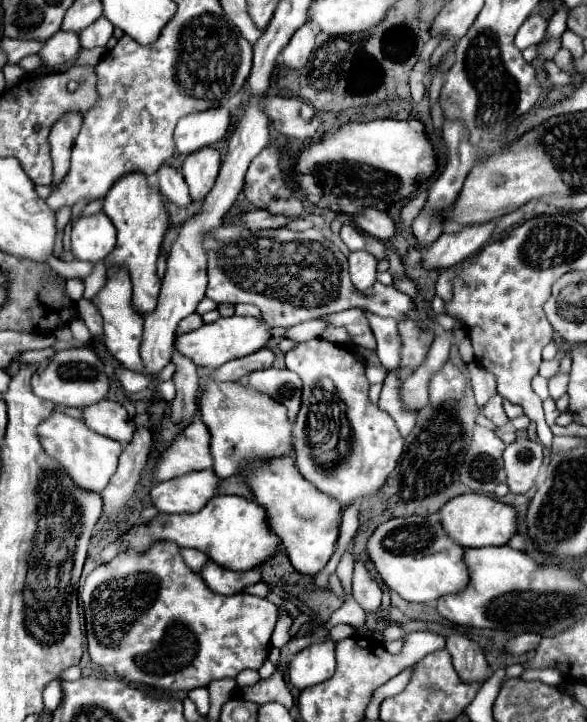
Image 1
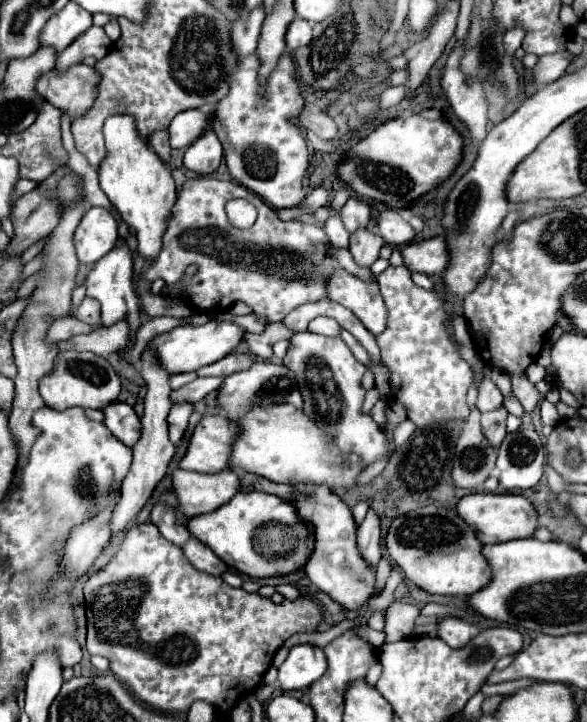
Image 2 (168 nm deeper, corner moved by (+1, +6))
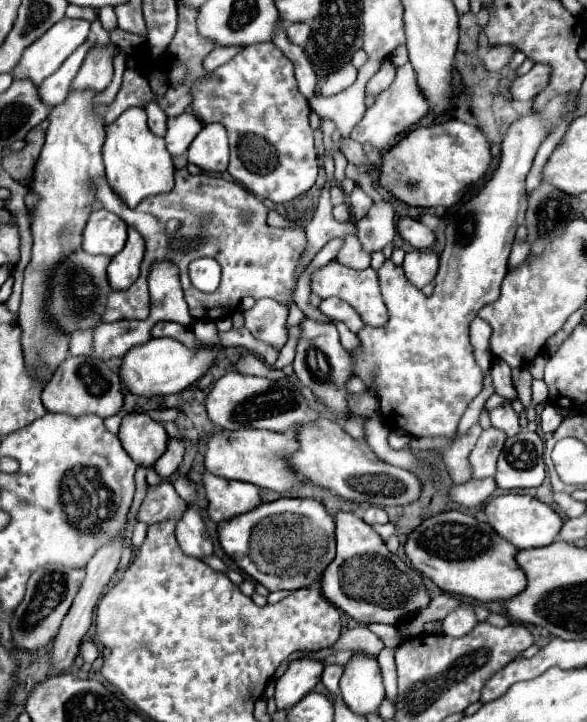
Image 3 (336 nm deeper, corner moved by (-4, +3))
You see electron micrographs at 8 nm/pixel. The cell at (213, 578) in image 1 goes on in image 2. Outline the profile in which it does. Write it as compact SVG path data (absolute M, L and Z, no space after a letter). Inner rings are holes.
M194 536L190 540L186 540L186 544L182 546L182 552L190 560L190 564L194 564L202 572L220 576L226 570L226 564L206 544L198 542L198 538L194 538Z

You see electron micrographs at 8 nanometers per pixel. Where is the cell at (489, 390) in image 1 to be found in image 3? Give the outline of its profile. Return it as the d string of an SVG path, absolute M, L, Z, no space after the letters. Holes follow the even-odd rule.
M503 403L503 405L495 407L495 409L491 409L491 411L489 411L489 419L491 419L491 425L493 425L493 427L503 429L509 437L519 433L519 419L517 419L517 415L513 413L511 403Z

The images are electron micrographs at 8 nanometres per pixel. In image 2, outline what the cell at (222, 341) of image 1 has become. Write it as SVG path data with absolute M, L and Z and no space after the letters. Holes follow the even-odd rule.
M210 320L204 326L178 326L170 332L158 334L150 340L150 348L154 348L156 360L166 368L168 376L182 374L182 372L194 372L202 366L208 366L212 362L218 362L226 354L234 352L234 348L242 342L244 330L232 322L218 322Z

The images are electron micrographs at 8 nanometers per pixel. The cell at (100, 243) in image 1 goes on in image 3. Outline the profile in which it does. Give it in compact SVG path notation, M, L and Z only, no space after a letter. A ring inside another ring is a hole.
M93 211L83 231L83 251L89 255L117 255L127 241L127 225L115 213Z

